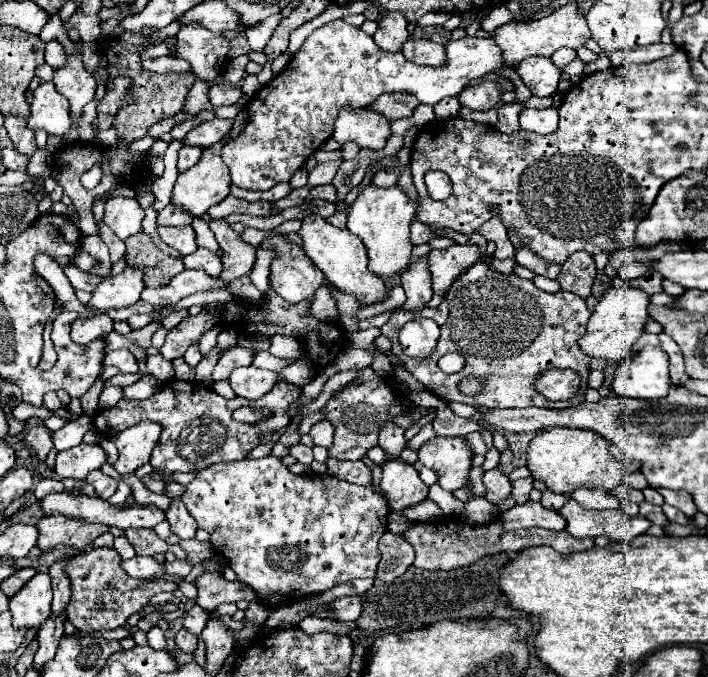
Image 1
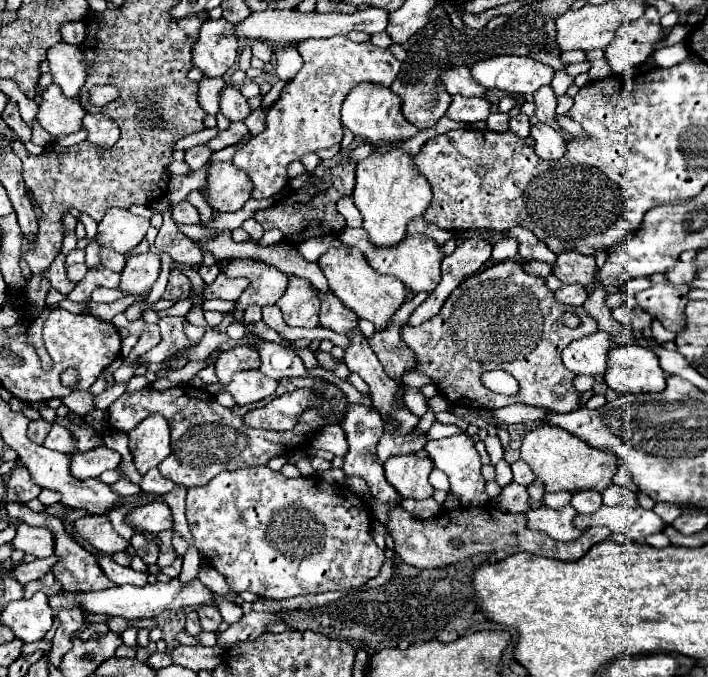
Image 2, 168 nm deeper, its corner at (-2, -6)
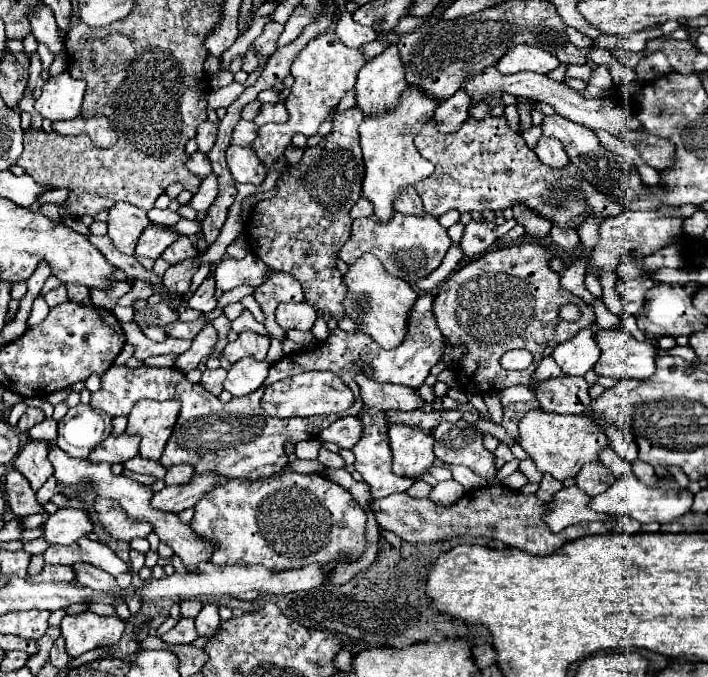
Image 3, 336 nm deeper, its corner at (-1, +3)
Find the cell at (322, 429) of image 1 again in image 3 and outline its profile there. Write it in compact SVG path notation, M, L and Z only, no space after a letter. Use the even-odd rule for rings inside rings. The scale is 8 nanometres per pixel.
M341 417L333 425L323 429L319 437L323 441L337 443L343 449L353 449L355 443L361 439L361 435L363 435L363 423L359 417Z

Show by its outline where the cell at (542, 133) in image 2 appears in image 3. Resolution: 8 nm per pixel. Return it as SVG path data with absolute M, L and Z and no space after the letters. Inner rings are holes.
M541 137L535 153L539 155L541 163L545 163L553 169L563 169L569 165L569 157L567 157L563 145L559 145L559 141L553 141L551 137Z

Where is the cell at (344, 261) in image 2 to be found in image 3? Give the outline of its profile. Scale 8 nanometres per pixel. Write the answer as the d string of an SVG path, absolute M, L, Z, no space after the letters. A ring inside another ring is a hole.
M365 253L359 261L355 261L343 281L347 285L347 297L343 301L343 307L347 317L359 323L357 331L369 335L383 349L395 349L397 345L401 345L407 335L409 311L417 299L413 287L403 279L387 275L381 261L377 261L377 257L371 253Z

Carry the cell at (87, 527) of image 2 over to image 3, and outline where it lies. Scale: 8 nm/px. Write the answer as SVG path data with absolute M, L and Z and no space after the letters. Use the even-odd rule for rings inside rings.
M97 497L95 499L95 511L99 513L99 519L101 519L103 527L107 529L107 533L113 535L115 539L131 541L135 537L147 537L153 531L151 523L127 517L127 513L111 499Z

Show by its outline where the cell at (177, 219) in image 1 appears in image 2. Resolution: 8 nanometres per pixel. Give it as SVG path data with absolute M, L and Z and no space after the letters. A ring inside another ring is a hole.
M184 200L174 206L174 220L178 224L198 224L200 216L198 216L198 210L188 200Z

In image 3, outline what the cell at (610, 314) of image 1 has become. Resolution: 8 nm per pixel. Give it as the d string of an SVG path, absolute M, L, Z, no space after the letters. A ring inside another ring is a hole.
M593 329L579 331L573 339L557 345L551 353L555 363L561 367L565 375L585 375L593 369L595 361L599 359L599 349L593 337Z

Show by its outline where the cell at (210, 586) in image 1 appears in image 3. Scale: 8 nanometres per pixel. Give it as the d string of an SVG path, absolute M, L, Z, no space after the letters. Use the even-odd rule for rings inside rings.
M205 603L203 609L201 609L201 613L195 617L195 629L197 629L199 637L207 637L209 639L219 629L221 619L219 619L217 609L219 607L215 603Z

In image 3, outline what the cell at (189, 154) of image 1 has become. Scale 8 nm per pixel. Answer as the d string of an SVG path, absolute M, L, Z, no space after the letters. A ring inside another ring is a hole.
M205 121L205 123L201 123L197 127L195 141L197 141L201 153L209 153L211 151L211 147L213 147L213 143L217 139L217 127L219 127L219 123L211 123L211 121Z

